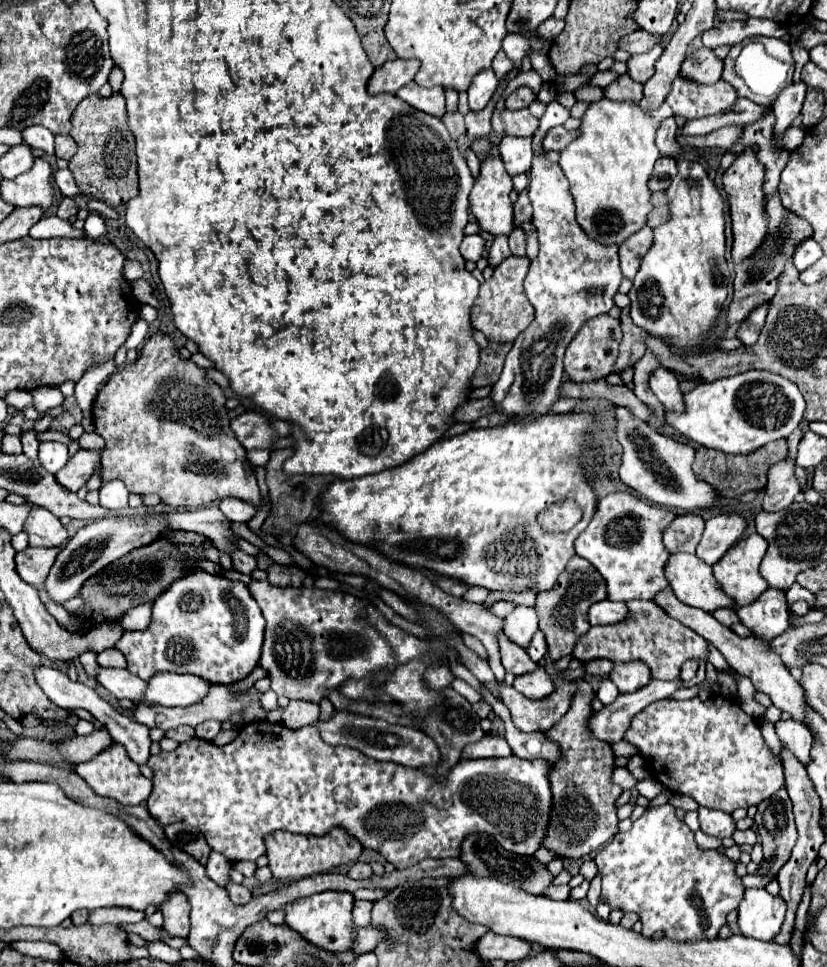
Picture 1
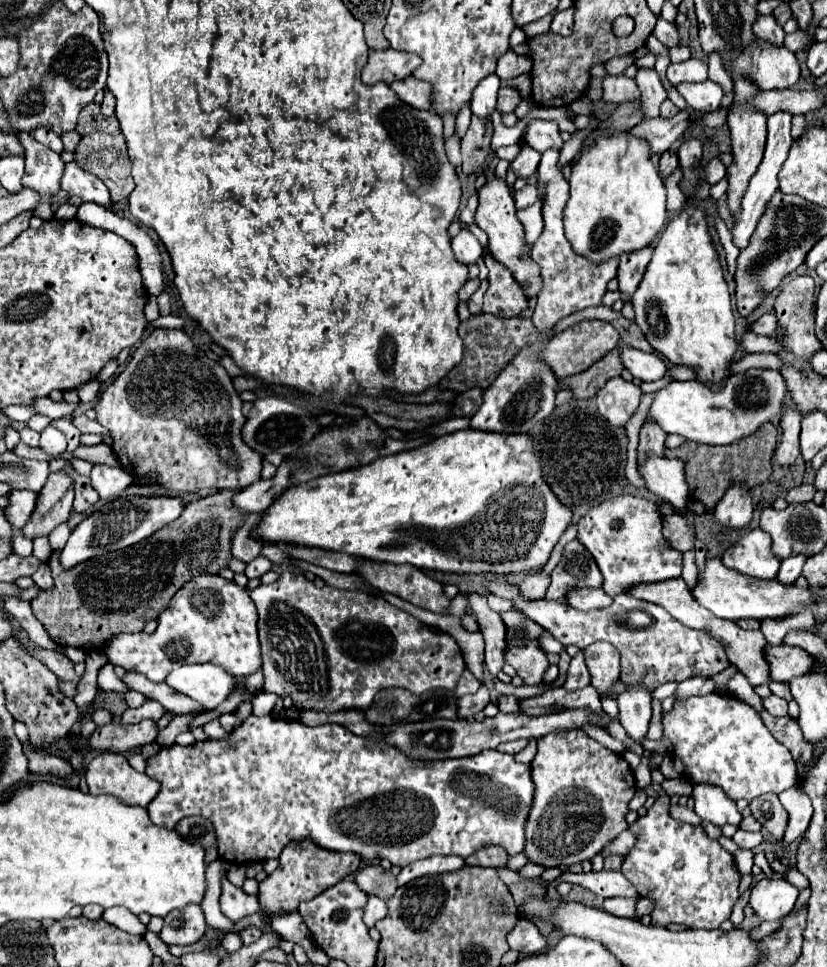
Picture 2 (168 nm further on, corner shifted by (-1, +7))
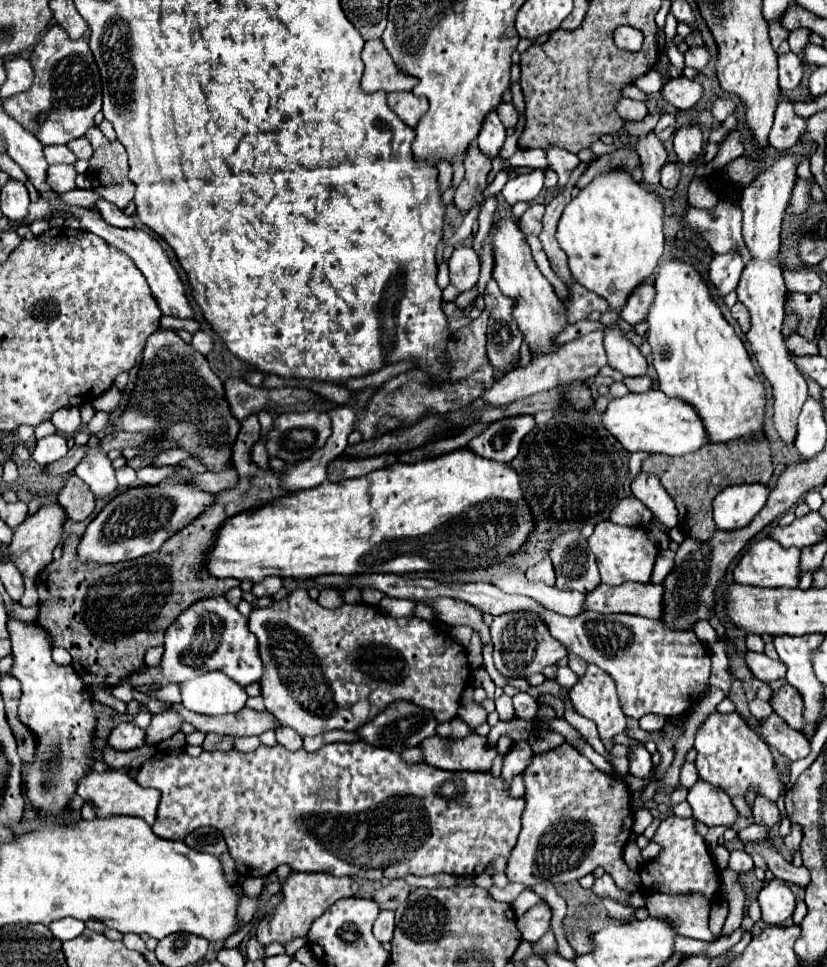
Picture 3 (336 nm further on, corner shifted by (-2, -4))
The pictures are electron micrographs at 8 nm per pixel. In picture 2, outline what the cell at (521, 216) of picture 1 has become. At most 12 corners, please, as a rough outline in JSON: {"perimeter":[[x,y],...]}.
{"perimeter":[[525,184],[515,192],[515,206],[527,208],[537,202],[535,184]]}

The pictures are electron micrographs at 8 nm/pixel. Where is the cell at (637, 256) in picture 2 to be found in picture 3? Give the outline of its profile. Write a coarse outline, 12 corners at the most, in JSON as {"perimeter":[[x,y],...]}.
{"perimeter":[[640,285],[626,301],[622,319],[630,325],[646,321],[654,287]]}

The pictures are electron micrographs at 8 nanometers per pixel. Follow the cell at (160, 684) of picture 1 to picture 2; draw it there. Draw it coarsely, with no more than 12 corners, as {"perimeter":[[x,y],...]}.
{"perimeter":[[183,664],[165,682],[213,710],[235,678],[213,664]]}

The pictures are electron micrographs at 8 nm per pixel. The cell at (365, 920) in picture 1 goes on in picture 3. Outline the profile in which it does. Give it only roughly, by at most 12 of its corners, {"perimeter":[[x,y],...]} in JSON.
{"perimeter":[[380,911],[374,937],[386,943],[394,933],[394,911]]}

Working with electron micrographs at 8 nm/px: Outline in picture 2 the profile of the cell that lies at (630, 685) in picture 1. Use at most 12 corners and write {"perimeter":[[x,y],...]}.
{"perimeter":[[641,684],[619,694],[619,722],[641,742],[651,720],[651,692]]}

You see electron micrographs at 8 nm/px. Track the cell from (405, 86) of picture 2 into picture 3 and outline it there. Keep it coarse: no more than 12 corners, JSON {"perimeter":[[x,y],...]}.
{"perimeter":[[388,93],[388,107],[414,127],[428,111],[424,97]]}

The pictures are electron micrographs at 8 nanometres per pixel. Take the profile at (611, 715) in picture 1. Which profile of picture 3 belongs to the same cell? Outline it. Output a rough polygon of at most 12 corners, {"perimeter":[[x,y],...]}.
{"perimeter":[[476,733],[428,737],[428,765],[446,771],[488,771],[496,747]]}

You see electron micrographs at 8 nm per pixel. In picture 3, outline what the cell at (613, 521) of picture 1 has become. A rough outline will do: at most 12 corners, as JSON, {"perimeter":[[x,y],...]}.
{"perimeter":[[602,521],[588,537],[602,583],[650,581],[642,527]]}

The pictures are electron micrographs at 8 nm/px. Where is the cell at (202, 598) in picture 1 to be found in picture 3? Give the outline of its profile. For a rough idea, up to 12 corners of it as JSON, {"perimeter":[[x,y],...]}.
{"perimeter":[[226,597],[194,603],[166,629],[160,667],[132,685],[222,671],[262,677],[256,637]]}

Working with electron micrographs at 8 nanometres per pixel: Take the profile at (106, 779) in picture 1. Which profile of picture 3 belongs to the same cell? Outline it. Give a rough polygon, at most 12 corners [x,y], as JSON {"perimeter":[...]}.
{"perimeter":[[122,771],[90,773],[78,795],[98,817],[156,821],[160,793]]}

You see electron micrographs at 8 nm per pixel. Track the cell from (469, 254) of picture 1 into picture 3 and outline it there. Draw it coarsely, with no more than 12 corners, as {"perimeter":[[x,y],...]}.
{"perimeter":[[456,247],[450,261],[450,283],[470,291],[478,281],[478,255]]}

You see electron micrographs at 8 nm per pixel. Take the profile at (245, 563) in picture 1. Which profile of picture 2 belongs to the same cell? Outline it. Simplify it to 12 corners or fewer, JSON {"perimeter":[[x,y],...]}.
{"perimeter":[[265,556],[253,558],[245,574],[247,578],[259,578],[271,570],[271,562]]}

